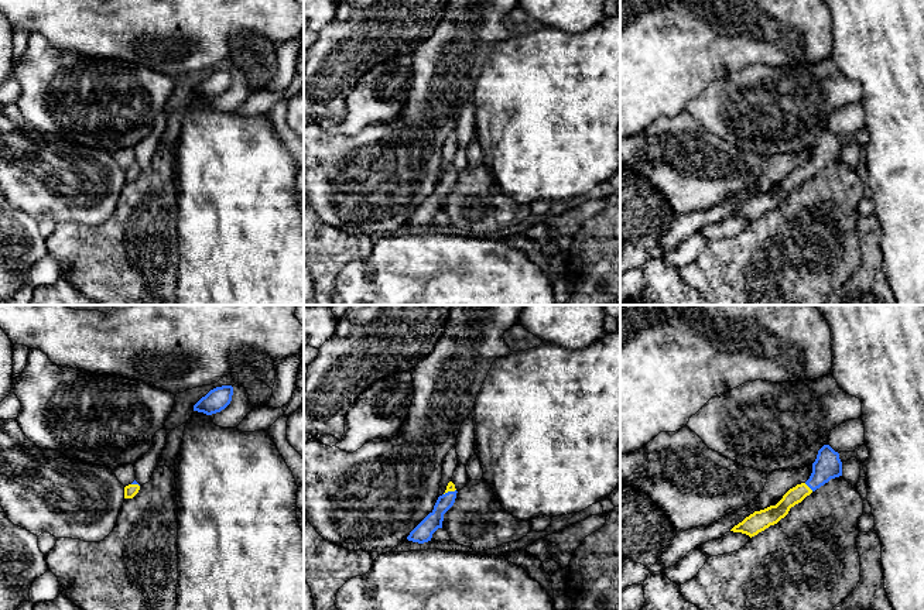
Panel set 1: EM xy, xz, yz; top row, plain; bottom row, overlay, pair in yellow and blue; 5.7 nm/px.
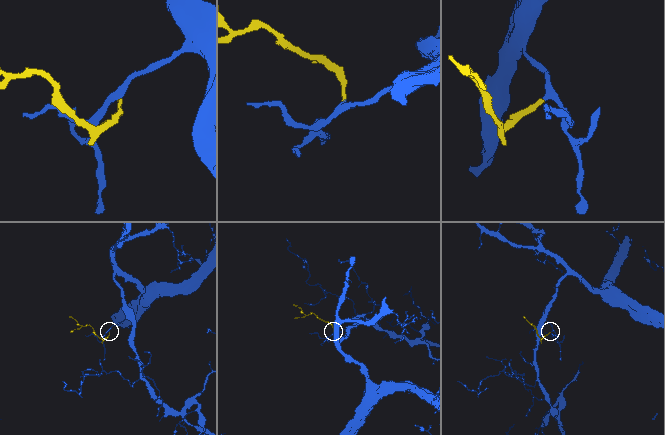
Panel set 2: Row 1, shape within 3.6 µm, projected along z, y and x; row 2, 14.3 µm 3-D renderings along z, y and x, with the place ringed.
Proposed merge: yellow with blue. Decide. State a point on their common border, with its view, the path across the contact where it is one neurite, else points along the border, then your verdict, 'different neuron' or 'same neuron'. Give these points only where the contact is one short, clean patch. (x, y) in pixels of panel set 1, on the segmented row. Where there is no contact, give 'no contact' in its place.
yz (807, 486) | across yz (773, 514), (807, 486), (827, 466) | same neuron

